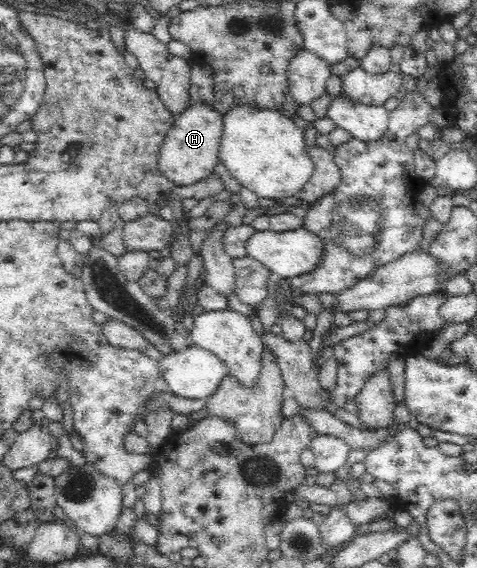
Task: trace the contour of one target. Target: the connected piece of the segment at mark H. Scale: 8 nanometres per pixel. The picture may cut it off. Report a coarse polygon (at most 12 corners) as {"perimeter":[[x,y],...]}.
{"perimeter":[[189,106],[159,153],[159,171],[177,187],[214,175],[222,115]]}

